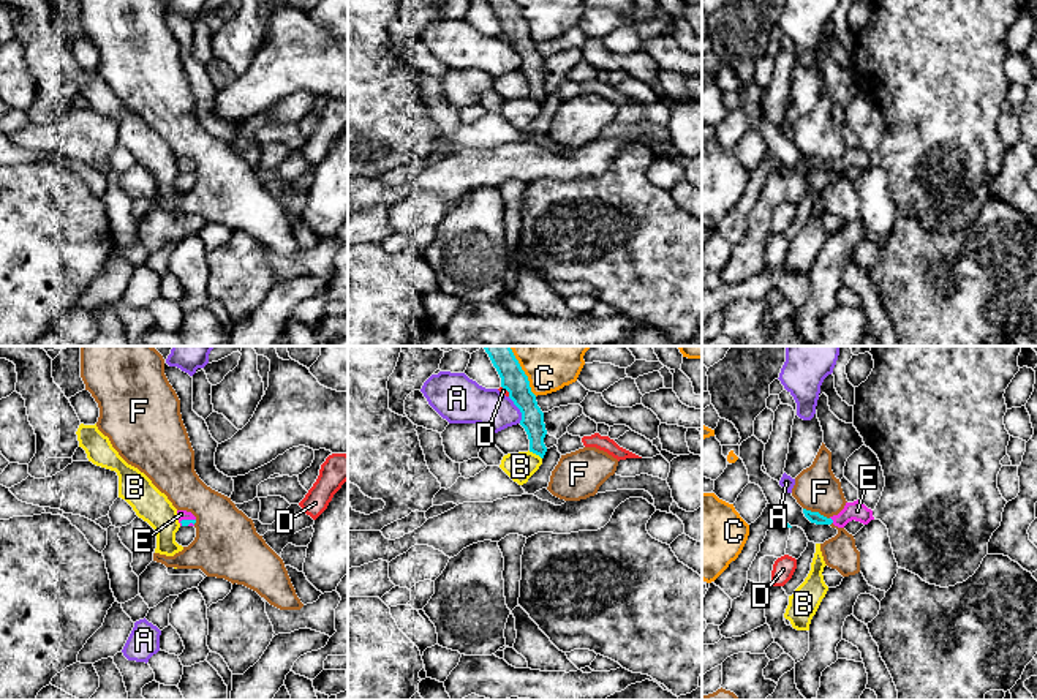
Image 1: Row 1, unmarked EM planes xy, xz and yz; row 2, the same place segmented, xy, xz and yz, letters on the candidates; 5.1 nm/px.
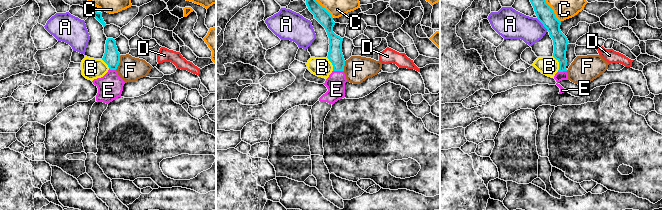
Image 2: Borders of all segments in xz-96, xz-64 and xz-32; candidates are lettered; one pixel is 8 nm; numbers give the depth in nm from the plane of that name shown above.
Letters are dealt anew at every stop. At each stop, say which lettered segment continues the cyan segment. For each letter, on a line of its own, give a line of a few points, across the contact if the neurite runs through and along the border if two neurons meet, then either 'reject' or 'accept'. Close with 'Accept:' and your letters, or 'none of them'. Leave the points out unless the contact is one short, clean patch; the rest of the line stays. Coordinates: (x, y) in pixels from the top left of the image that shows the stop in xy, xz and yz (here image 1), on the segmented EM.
A: reject
B: line xz (528, 451), (541, 459); reject
C: reject
D: line xz (501, 386), (509, 395); reject
E: line xy (184, 522), (187, 520), (181, 514); accept
F: line yz (803, 508), (829, 519); reject
Accept: E

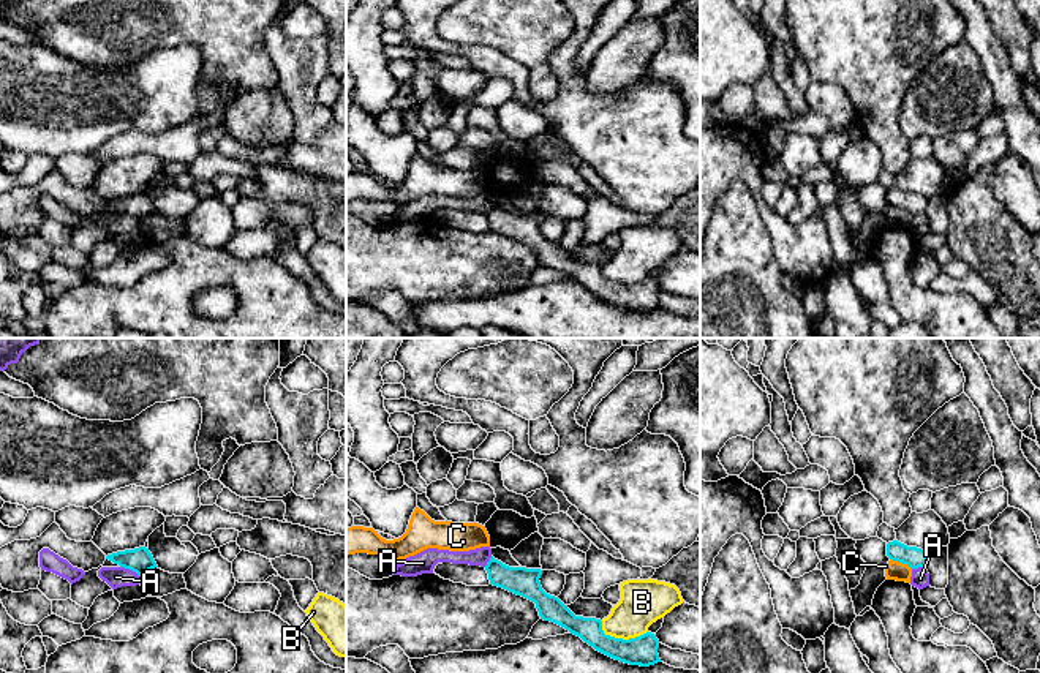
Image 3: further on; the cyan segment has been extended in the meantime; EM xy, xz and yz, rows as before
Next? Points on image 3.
A: line xy (120, 566), (139, 575); reject
B: line xz (601, 621), (601, 629), (615, 637), (634, 639), (647, 631); reject
C: line yz (890, 558), (904, 563), (911, 569); reject
Accept: none of them

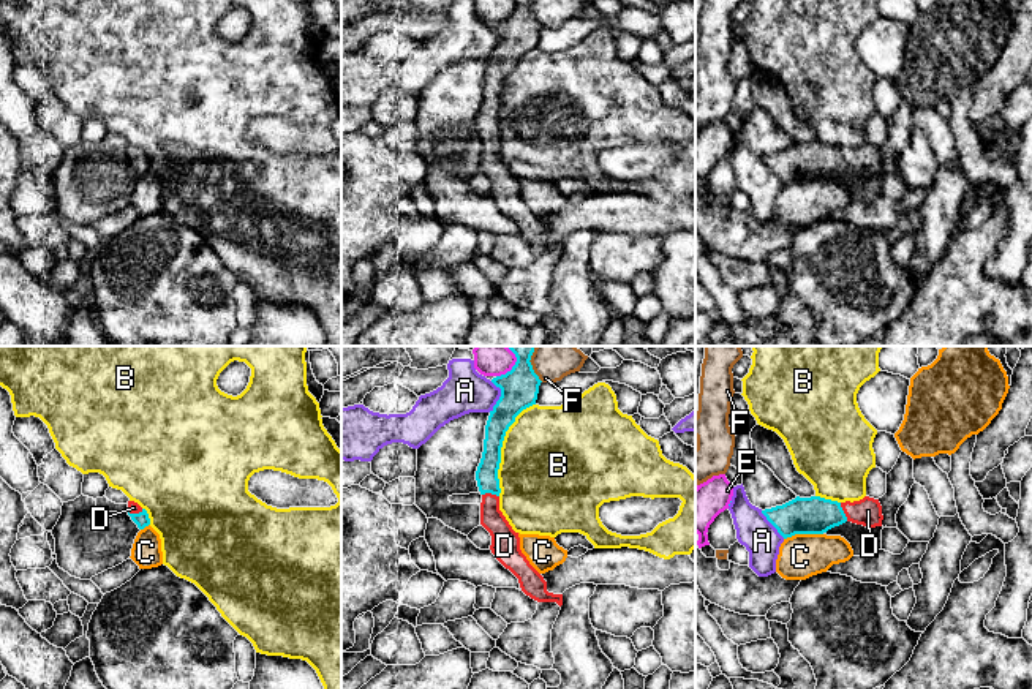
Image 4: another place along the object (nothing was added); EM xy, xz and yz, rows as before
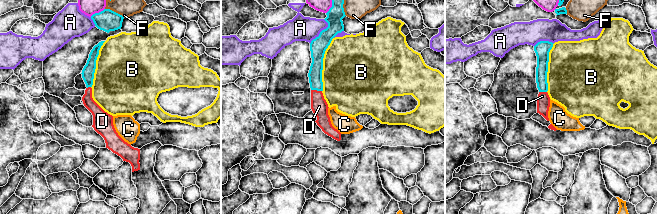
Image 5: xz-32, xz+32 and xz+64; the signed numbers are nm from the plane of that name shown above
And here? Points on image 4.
A: line xz (492, 381), (500, 389), (500, 399), (489, 411); reject
B: line xz (534, 403), (527, 406), (506, 432), (498, 470), (498, 495); reject
C: line yz (822, 533), (795, 533), (784, 539); reject
D: line yz (802, 515), (843, 512), (868, 511); accept
E: line xz (508, 346), (516, 357), (516, 364), (497, 376); reject
F: line xz (534, 346), (530, 364), (542, 381); reject
Accept: D

